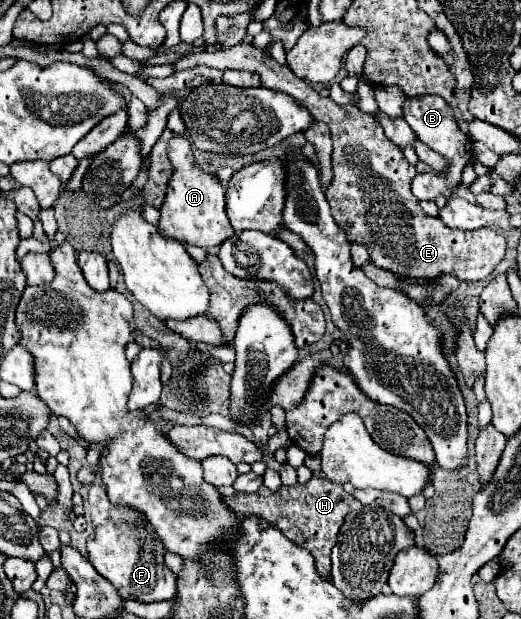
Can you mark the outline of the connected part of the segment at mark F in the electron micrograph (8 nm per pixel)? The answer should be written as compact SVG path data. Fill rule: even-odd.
M90 486L90 514L94 534L88 538L88 560L100 576L116 586L122 598L140 602L170 600L176 596L176 578L164 564L164 546L136 510L120 510L110 504L102 486Z

